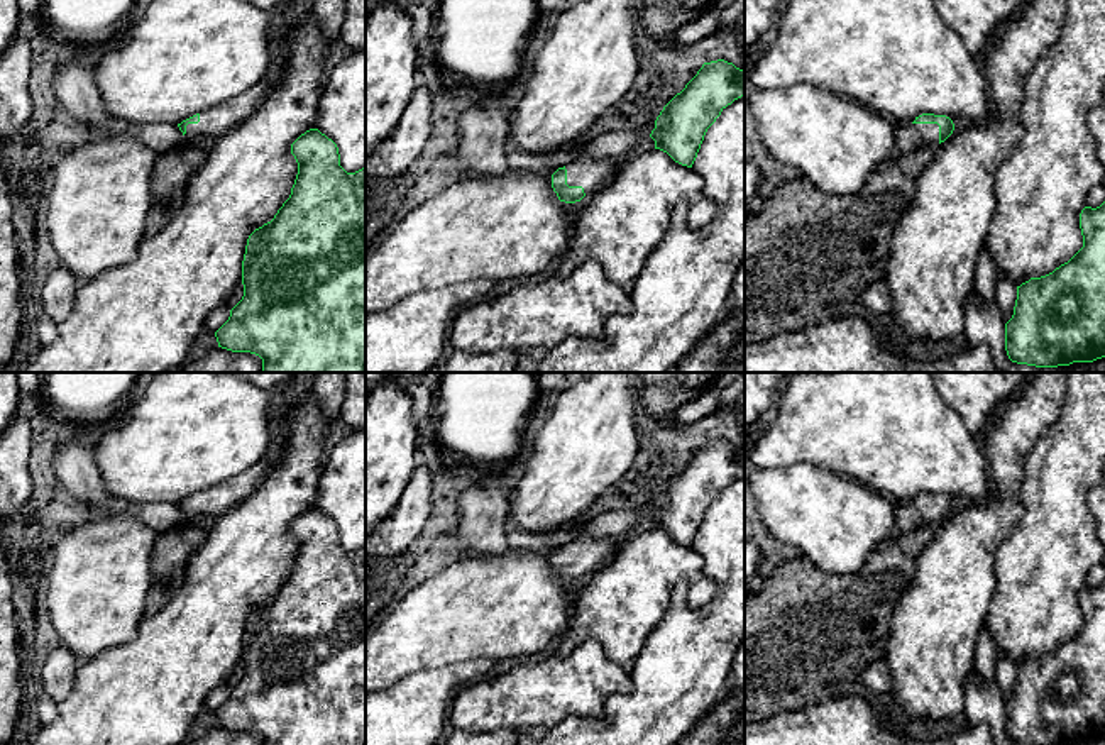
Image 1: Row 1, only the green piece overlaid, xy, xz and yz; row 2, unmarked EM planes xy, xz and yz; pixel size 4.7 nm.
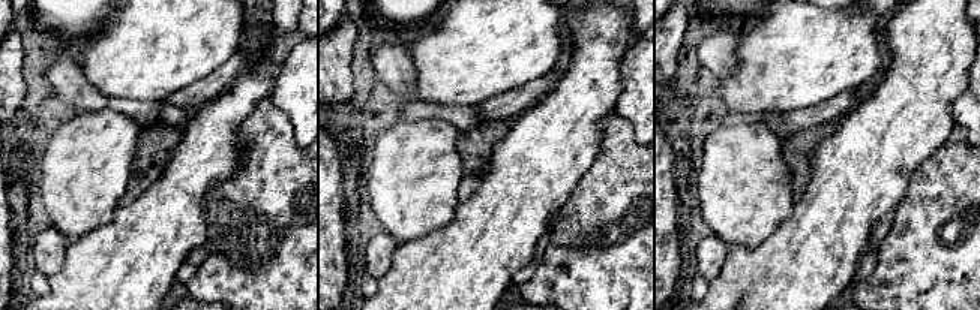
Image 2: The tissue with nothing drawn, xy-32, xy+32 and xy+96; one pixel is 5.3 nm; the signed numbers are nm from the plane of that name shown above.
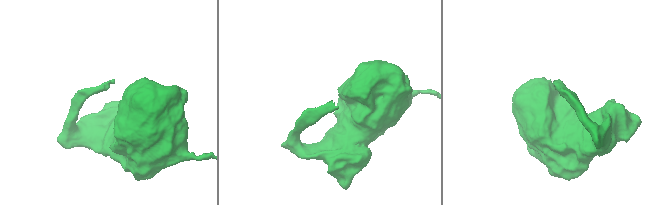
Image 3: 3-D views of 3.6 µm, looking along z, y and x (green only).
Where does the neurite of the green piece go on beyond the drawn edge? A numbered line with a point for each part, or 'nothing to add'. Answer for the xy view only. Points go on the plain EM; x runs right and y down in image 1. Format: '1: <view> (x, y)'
1: xy (214, 502)

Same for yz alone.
1: yz (929, 512)

